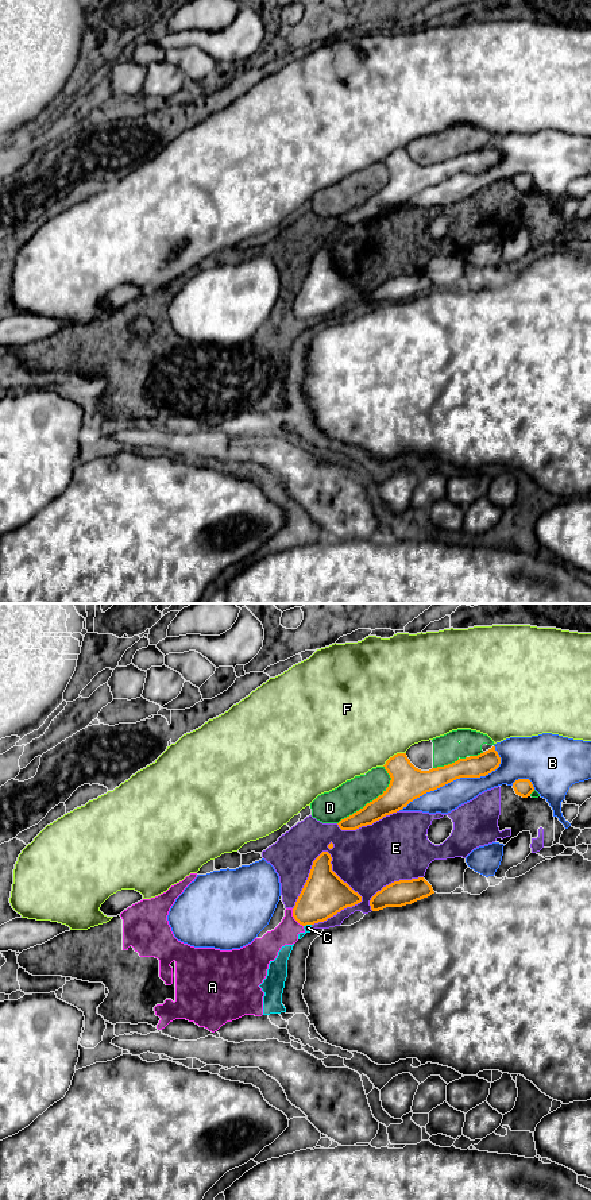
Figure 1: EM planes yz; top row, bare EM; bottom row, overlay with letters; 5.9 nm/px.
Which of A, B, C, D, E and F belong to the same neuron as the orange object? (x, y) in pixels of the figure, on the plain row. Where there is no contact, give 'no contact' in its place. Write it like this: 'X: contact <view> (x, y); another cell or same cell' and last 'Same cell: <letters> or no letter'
A: contact yz (294, 313); another cell
B: contact yz (458, 173); another cell
C: contact yz (306, 319); another cell
D: contact yz (374, 195); another cell
E: contact yz (320, 250); another cell
F: contact yz (394, 150); another cell
Same cell: no letter

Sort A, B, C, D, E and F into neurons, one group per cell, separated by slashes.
A C E / B / D / F

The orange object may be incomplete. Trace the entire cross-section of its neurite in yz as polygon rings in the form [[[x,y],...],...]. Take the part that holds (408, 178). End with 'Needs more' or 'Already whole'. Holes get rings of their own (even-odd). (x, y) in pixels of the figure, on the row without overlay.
[[[495,142],[478,150],[457,157],[421,166],[416,163],[406,148],[397,148],[383,161],[391,175],[389,182],[372,197],[352,211],[341,215],[337,220],[341,225],[356,225],[372,220],[386,211],[406,202],[414,194],[434,186],[460,173],[480,173],[495,166],[501,153]]]. Already whole

